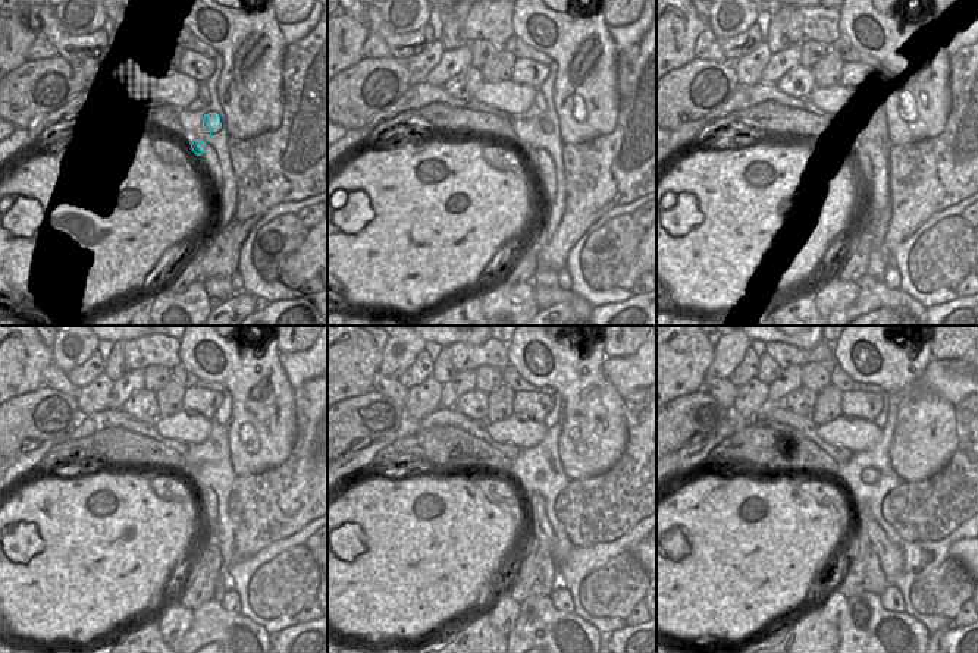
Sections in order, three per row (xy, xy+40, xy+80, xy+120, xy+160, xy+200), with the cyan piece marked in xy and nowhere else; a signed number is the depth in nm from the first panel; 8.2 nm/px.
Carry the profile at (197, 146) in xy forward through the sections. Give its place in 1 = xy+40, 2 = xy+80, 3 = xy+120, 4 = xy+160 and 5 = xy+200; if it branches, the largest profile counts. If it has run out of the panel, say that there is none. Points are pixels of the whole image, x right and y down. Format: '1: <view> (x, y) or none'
1: xy+40 (532, 154)
2: xy+80 (864, 166)
3: xy+120 (207, 499)
4: xy+160 (541, 526)
5: xy+200 (890, 556)

